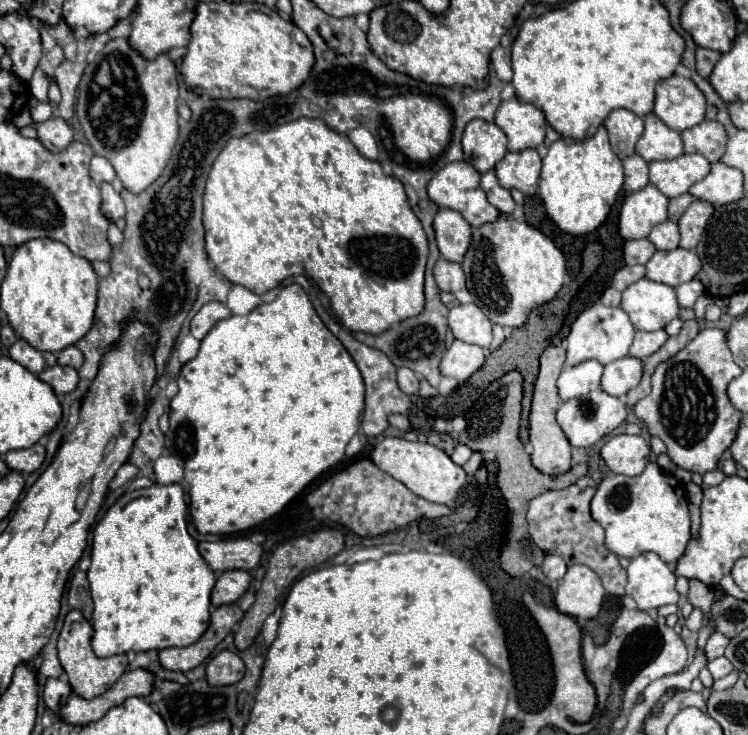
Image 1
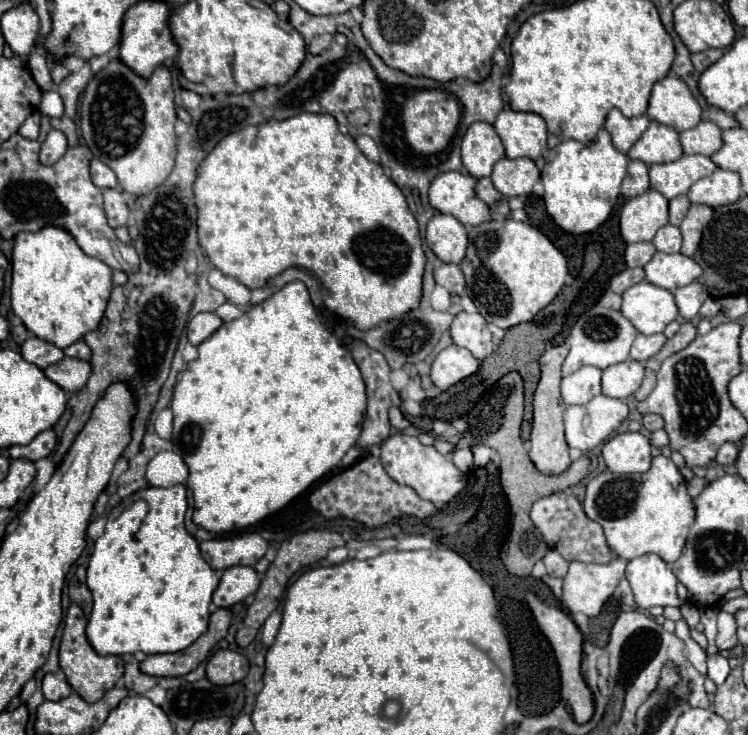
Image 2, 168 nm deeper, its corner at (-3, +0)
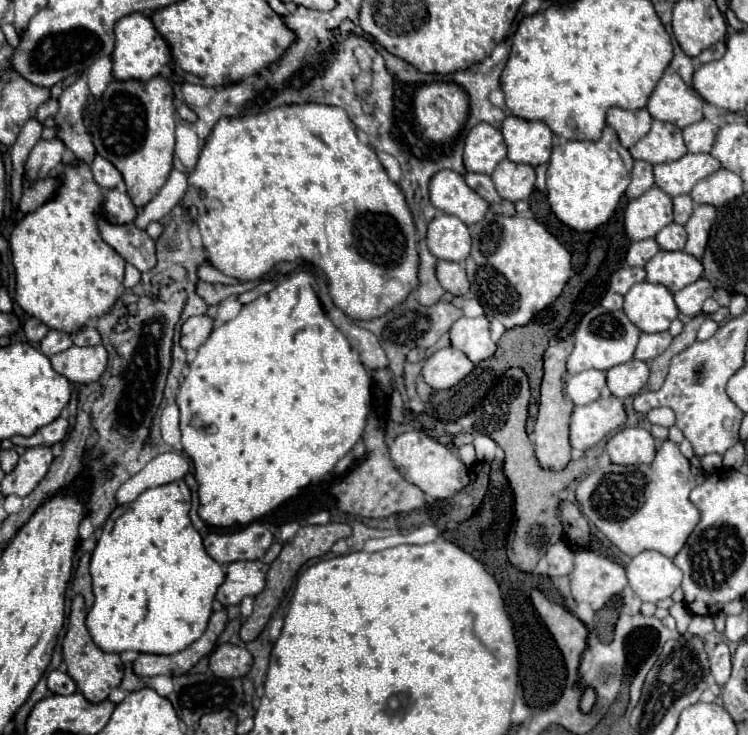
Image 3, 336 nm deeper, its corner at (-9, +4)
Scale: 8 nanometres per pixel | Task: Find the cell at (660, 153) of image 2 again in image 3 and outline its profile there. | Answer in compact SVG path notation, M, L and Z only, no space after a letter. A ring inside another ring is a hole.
M654 120L650 132L630 148L630 156L634 160L644 160L652 166L674 162L686 152L688 150L682 140L682 130L676 128L674 124L660 120Z

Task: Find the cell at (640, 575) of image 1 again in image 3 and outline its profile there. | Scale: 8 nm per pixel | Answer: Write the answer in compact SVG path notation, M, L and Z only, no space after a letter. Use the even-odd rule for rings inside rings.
M642 552L634 556L626 568L630 588L642 602L658 602L672 596L682 582L682 572L660 552Z

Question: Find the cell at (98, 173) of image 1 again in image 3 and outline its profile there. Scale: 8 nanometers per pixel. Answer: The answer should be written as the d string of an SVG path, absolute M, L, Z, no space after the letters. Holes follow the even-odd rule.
M96 156L92 162L92 174L98 186L102 186L104 190L116 188L118 182L122 182L122 174L114 168L114 164L110 164L106 158Z

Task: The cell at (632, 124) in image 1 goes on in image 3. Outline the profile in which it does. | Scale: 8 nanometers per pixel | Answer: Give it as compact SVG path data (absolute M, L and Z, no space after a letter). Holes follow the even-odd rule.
M610 108L606 120L616 130L624 148L630 148L632 144L636 144L636 140L646 136L652 124L652 116L648 114L646 108L634 112L624 108Z

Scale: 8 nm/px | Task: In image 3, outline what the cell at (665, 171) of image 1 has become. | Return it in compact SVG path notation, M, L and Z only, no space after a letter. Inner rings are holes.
M686 154L680 160L654 166L656 186L668 196L690 194L690 190L702 178L714 174L720 168L720 162L710 154Z

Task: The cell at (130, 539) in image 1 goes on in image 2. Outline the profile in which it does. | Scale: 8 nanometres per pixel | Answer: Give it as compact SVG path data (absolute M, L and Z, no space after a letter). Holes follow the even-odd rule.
M182 484L170 488L148 486L122 500L108 516L106 530L95 541L88 564L88 588L92 592L94 606L86 636L100 656L180 652L206 632L210 618L208 608L219 577L200 556L198 542L184 528L186 506L186 488Z

